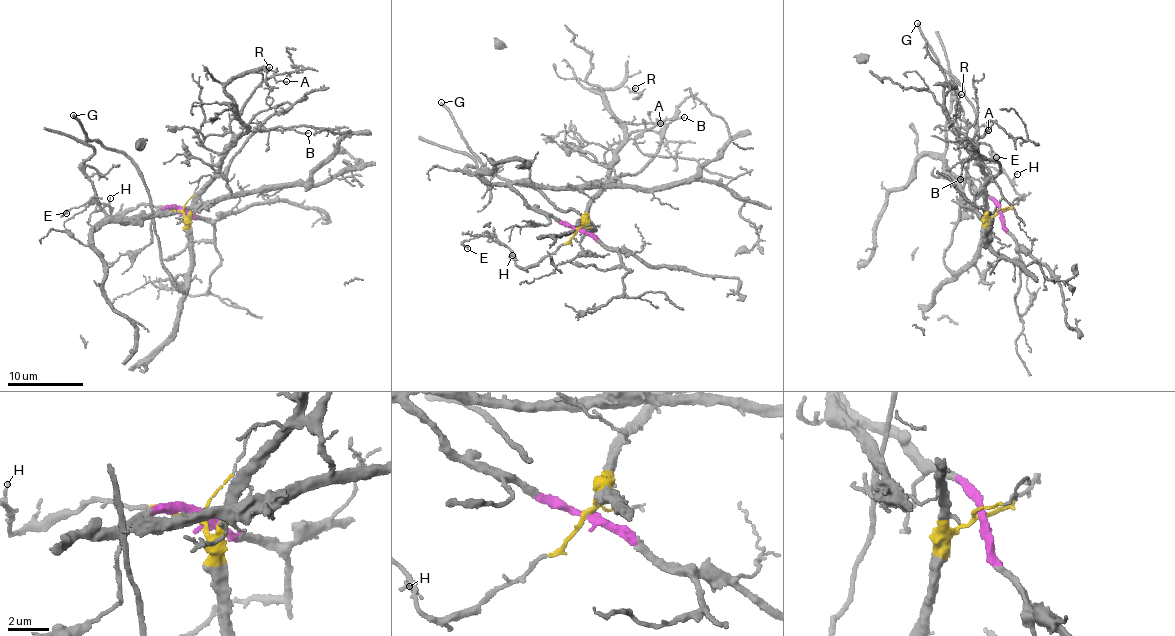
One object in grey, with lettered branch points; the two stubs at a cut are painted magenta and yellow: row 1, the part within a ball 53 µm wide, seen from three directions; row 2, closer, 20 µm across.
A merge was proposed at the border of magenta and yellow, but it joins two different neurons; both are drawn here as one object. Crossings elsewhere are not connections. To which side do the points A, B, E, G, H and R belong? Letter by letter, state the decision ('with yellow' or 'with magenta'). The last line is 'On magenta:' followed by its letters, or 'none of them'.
A: with yellow
B: with yellow
E: with yellow
G: with yellow
H: with yellow
R: with yellow
On magenta: none of them

